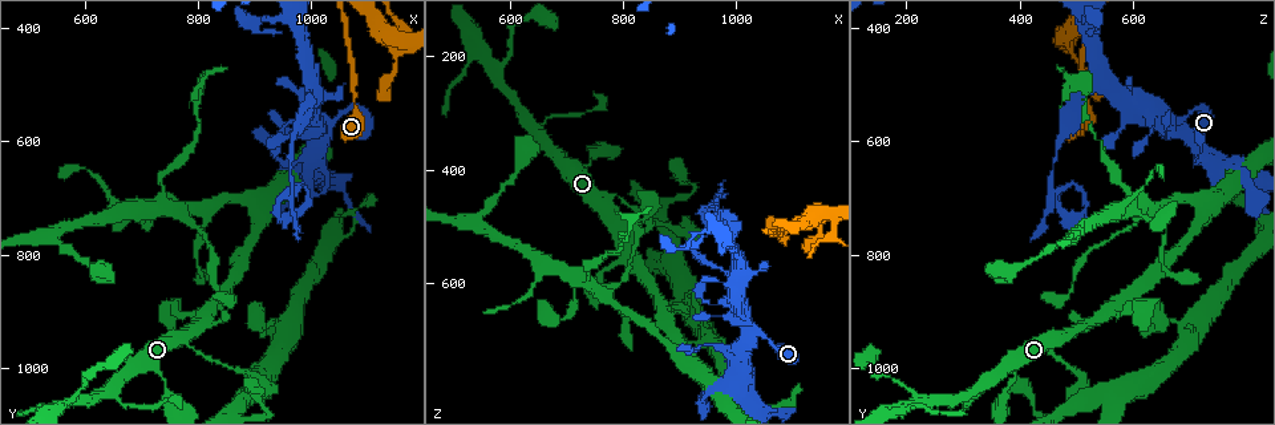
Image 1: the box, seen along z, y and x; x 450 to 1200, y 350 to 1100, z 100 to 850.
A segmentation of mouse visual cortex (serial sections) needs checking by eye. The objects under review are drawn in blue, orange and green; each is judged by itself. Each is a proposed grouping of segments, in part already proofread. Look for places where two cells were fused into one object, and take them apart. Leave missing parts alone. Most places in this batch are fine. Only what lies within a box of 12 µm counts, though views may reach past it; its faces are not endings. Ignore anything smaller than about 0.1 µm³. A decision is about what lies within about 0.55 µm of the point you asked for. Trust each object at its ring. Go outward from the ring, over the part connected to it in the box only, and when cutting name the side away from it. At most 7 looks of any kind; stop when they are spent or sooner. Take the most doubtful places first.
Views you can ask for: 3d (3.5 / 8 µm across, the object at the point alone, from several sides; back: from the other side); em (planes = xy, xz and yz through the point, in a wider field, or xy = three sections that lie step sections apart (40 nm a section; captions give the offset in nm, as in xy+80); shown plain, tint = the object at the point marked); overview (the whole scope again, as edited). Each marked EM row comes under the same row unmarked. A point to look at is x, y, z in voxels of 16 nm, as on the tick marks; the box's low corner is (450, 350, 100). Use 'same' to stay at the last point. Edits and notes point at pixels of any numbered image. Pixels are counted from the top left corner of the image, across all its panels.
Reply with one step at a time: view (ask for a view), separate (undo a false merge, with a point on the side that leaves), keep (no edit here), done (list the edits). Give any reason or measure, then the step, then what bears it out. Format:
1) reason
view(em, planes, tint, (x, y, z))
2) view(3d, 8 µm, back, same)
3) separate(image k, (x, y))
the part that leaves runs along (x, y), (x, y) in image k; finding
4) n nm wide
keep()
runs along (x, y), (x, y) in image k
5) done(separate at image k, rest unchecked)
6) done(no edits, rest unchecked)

four or more arms meet
view(3d, 3.5 µm, (1145, 435, 485))

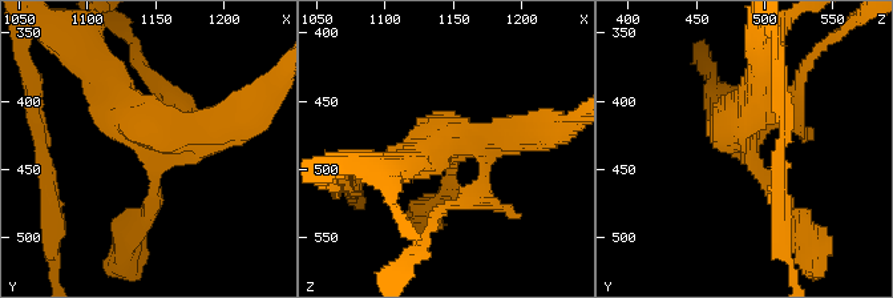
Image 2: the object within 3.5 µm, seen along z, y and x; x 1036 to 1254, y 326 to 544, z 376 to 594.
4 arms; arms of 150, 200, 350, 350 nm; need the tissue
view(em, planes, tint, (1148, 432, 486))

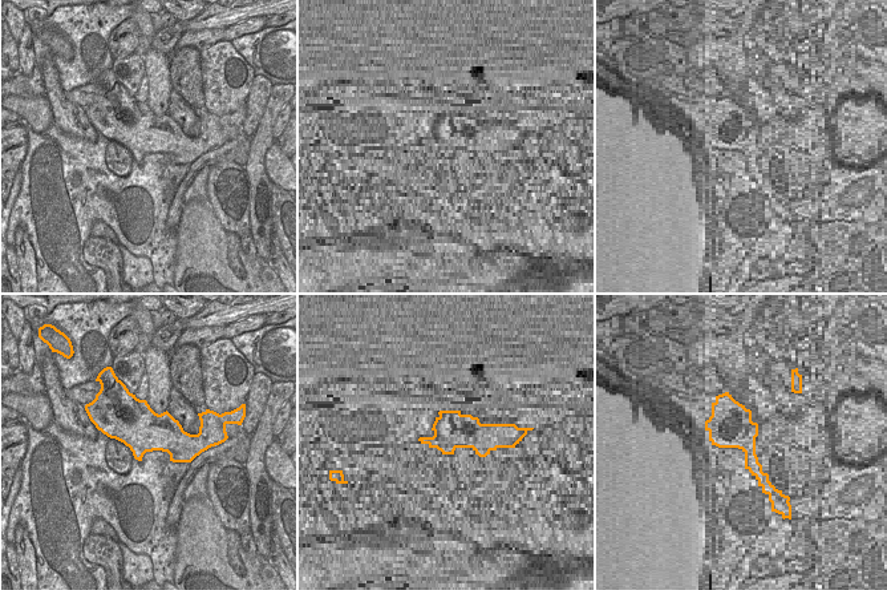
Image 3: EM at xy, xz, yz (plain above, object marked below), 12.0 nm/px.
550 nm wide
keep()
runs along (99, 68), (160, 133), (185, 133), (181, 108) in image 2; one cell here

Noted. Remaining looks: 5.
sudden change in width
view(3d, 3.5 µm, (790, 965, 445))

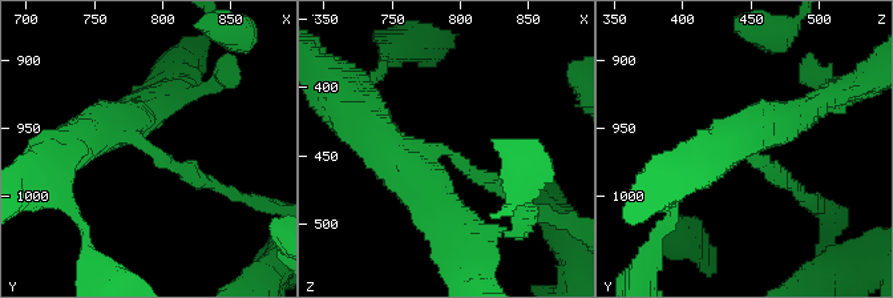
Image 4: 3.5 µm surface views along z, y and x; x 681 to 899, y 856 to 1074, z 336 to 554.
need the tissue
view(em, planes, tint, (786, 958, 448))

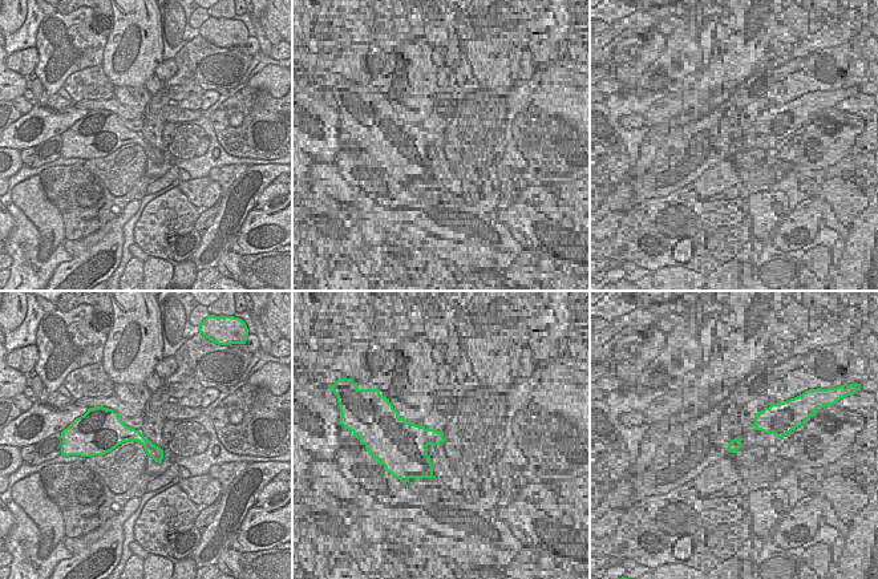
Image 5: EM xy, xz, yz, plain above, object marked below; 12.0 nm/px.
arms of 200, 500 nm
keep()
runs along (378, 137), (401, 168), (447, 150), (508, 194) in image 4; one cell here

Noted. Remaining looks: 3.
three arms meet
view(3d, 8 µm, (895, 1050, 520))

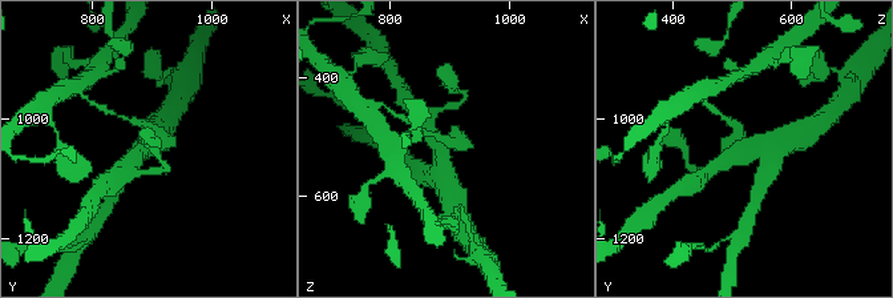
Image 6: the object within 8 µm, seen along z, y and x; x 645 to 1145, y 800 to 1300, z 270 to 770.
view(3d, 3.5 µm, back, (885, 1045, 525))

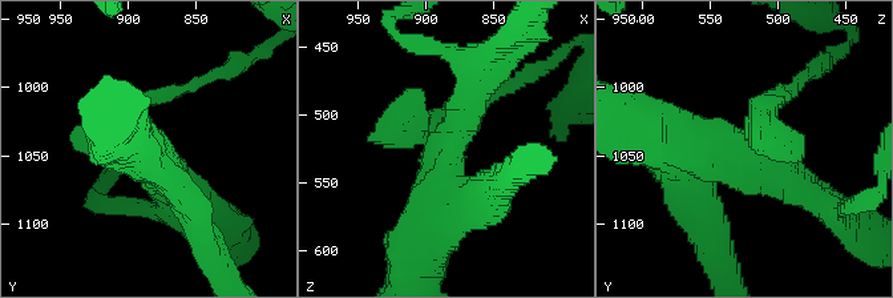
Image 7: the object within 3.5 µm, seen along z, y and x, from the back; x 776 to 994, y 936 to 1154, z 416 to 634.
now the EM
view(em, planes, tint, (890, 1046, 522))

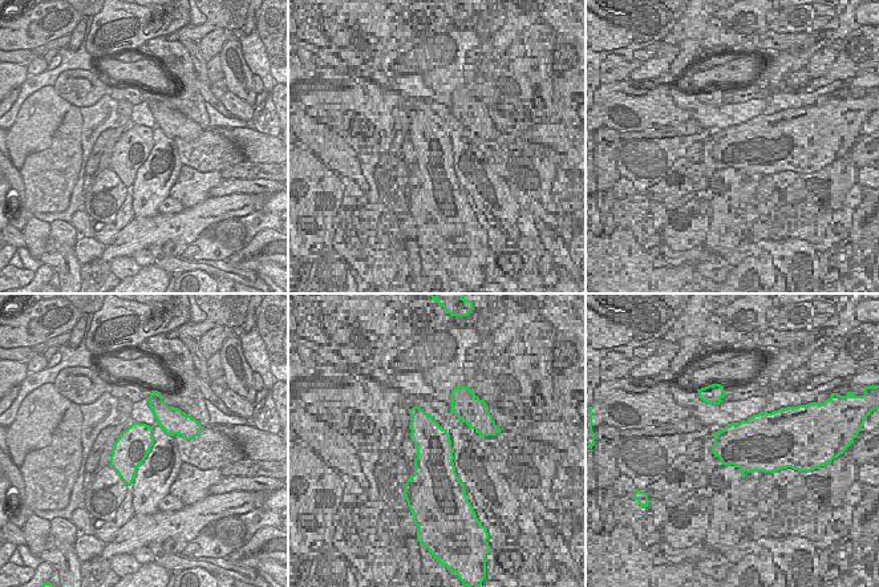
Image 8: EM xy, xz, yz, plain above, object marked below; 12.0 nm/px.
keep()
runs along (776, 99), (748, 148), (661, 144) in image 7; one cell here

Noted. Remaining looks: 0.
done(no edits, rest unchecked)

